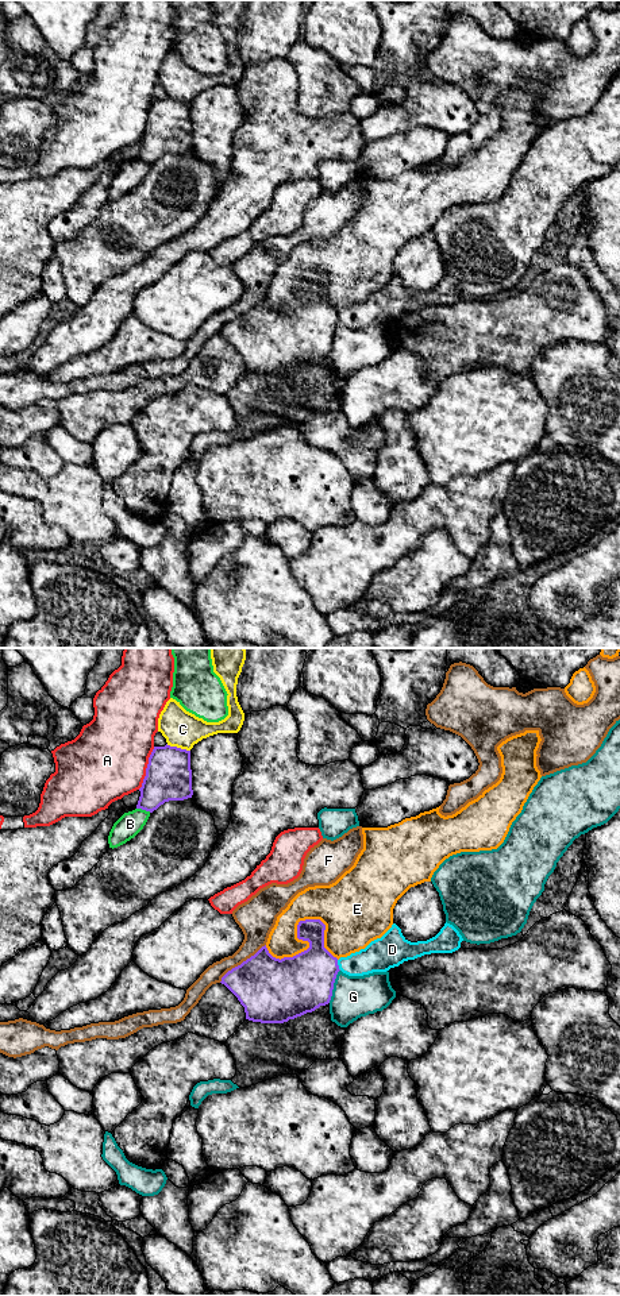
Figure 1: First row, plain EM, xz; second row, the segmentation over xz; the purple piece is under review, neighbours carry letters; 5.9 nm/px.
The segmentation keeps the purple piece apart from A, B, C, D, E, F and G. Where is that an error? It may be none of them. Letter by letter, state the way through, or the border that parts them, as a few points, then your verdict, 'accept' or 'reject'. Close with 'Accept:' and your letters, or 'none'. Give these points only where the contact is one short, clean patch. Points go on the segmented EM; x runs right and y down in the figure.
A: reject
B: reject
C: along xz (166, 744), (189, 751) | reject
D: along xz (337, 960), (341, 969) | reject
E: reject
F: reject
G: reject
Accept: none

